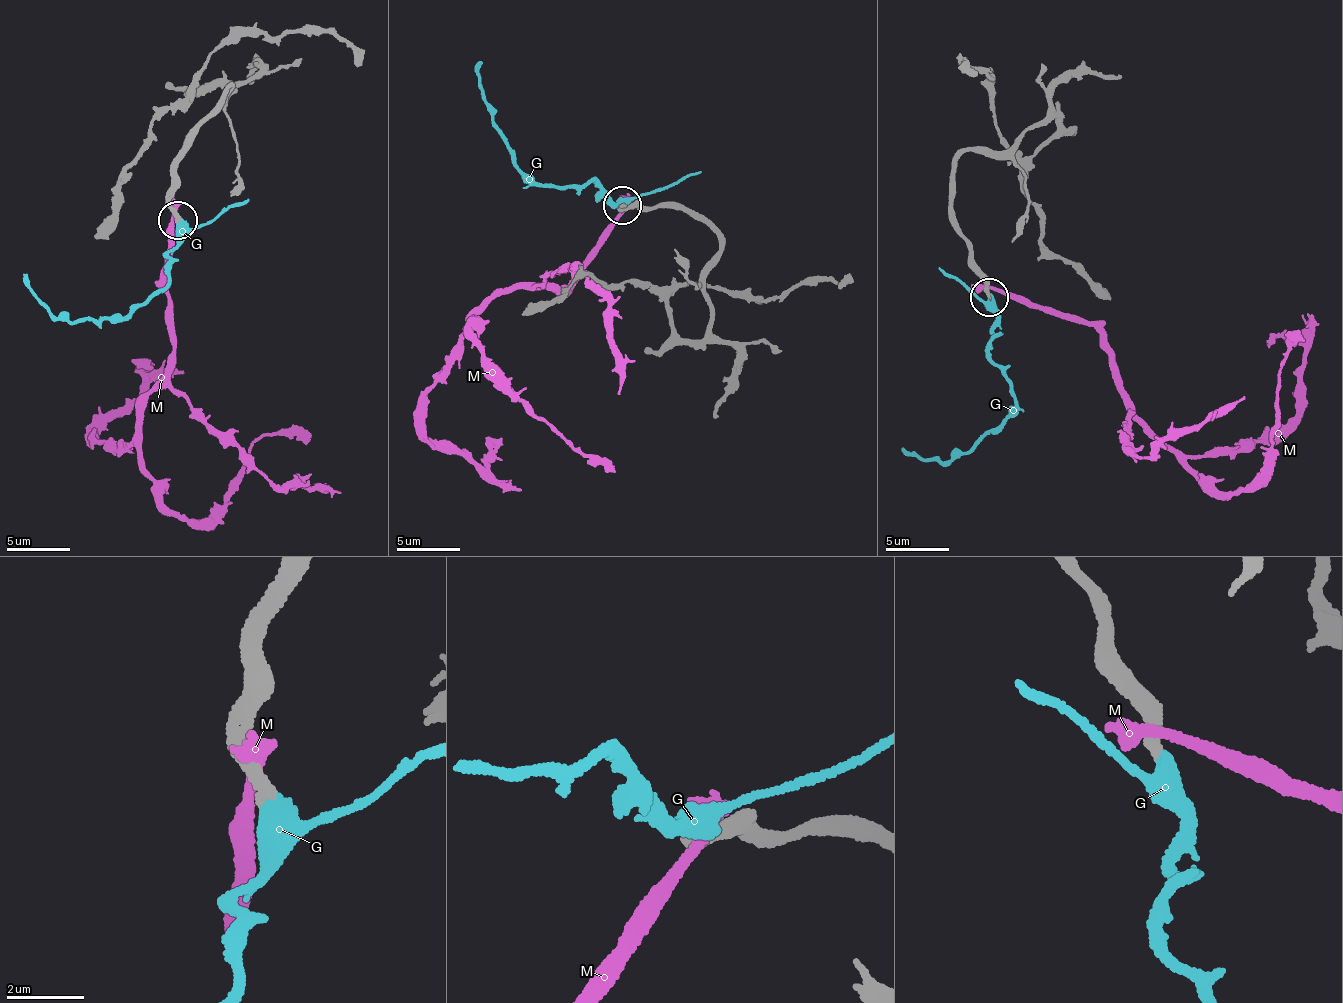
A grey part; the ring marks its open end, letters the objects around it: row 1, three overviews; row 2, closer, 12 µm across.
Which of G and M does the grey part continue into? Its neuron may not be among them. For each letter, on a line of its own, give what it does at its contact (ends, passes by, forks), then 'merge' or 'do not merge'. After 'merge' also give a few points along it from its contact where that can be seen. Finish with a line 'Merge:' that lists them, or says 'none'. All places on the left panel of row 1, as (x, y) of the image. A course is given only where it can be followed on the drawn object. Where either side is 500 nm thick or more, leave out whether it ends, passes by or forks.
G: merge; course (179, 220), (178, 249), (170, 253), (168, 278), (122, 316), (75, 323), (51, 314), (27, 286), (27, 273)
M: it ends; do not merge
Merge: G

